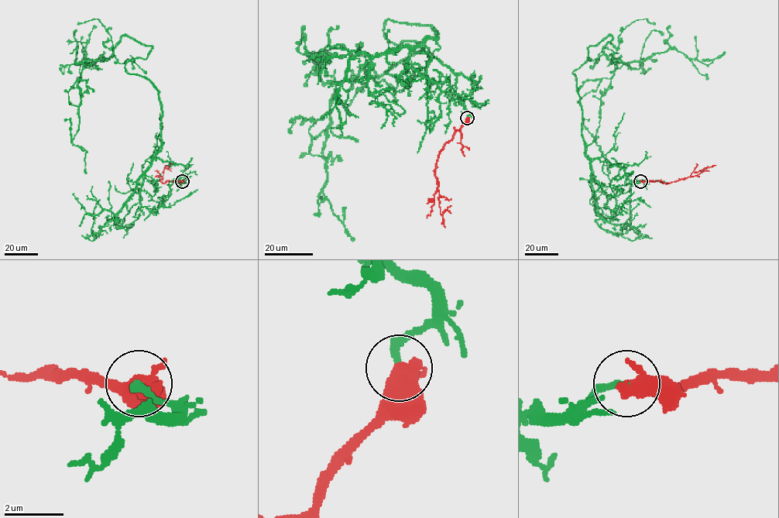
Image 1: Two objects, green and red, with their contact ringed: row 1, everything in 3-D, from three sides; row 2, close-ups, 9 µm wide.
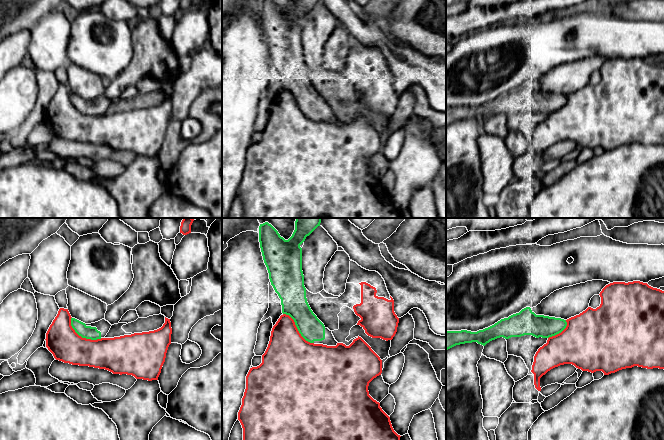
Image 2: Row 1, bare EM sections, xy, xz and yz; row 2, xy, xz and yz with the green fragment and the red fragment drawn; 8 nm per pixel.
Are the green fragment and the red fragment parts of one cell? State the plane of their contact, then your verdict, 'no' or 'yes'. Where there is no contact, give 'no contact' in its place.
xy | no

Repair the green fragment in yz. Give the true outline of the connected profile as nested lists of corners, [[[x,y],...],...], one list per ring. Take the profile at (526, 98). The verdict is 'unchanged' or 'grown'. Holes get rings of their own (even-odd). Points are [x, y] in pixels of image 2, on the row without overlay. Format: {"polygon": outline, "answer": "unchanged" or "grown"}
{"polygon": [[[526,83],[519,89],[501,95],[494,101],[477,108],[446,107],[446,126],[456,121],[472,118],[485,122],[500,113],[509,115],[532,111],[536,114],[549,114],[561,109],[566,102],[567,98],[564,95],[536,91],[530,83]]], "answer": "unchanged"}

